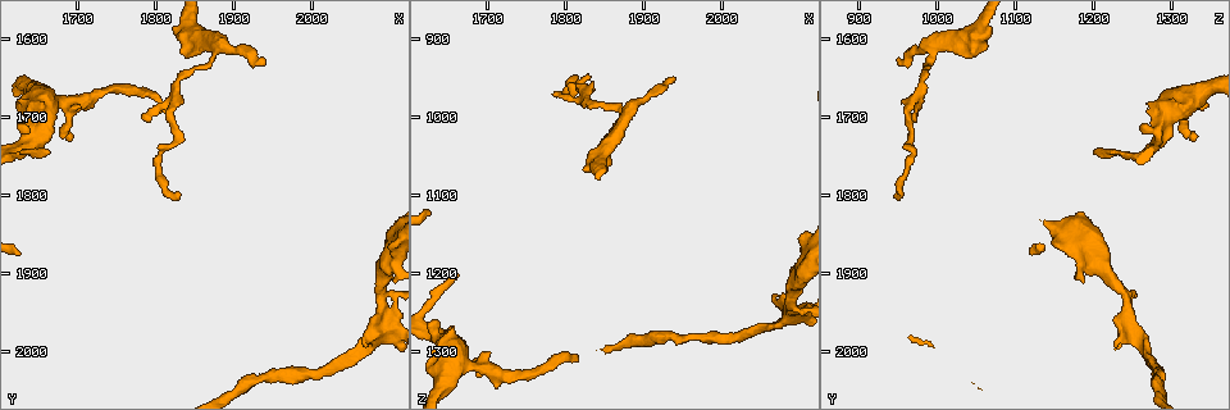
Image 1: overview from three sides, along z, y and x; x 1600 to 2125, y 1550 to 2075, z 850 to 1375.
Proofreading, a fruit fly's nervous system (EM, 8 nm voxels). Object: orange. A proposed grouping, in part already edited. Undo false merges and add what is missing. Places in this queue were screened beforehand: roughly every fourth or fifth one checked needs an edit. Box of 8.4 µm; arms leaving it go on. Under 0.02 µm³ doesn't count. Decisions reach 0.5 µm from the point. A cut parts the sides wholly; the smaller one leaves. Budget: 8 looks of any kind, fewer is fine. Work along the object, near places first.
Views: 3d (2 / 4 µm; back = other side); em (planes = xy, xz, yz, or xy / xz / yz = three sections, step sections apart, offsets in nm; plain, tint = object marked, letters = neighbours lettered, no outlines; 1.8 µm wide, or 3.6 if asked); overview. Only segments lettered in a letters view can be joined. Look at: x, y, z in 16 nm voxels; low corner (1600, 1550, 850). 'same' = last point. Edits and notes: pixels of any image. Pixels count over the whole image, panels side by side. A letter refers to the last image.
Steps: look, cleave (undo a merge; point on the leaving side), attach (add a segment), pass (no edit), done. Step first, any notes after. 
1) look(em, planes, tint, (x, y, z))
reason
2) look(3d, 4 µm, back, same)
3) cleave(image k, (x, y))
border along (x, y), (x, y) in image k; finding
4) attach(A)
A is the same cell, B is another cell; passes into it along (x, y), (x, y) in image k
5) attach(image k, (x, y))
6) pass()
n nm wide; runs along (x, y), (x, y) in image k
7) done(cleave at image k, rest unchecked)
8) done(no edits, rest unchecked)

look(em, planes, letters, (2090, 1955, 1245))
calibre changes

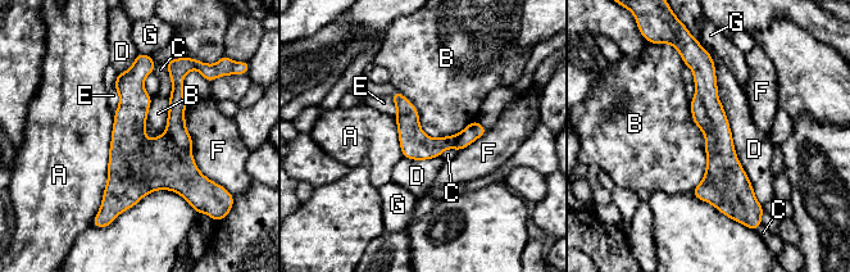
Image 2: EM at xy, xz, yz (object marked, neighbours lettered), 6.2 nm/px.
pass()
A, B, C, D, E, F and G are other cells; one cell here

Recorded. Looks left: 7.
look(em, xz, step 16, letters, (1835, 1725, 970))
sharp bend

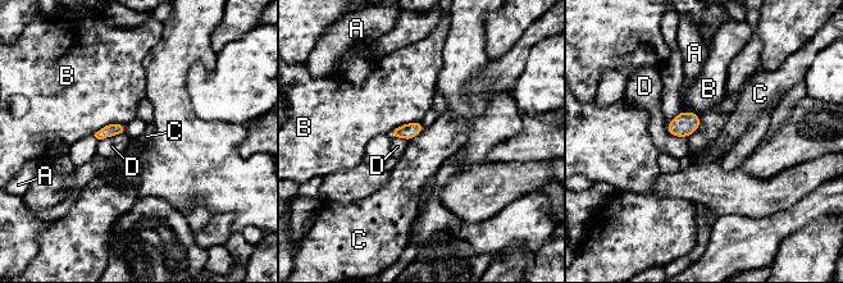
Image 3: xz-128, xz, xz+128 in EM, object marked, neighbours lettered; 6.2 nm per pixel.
pass()
B touches over 220 nm; A, B, C and D are other cells; border along (424, 127), (409, 141) in image 3; all the same cell

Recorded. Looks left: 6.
look(3d, 4 µm, (1940, 1630, 950))
tapers out

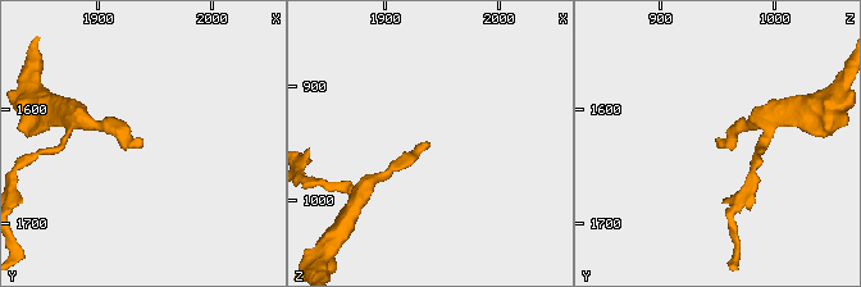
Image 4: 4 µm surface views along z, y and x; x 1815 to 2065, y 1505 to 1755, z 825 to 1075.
look(em, yz, step 8, tint, (1940, 1628, 950))

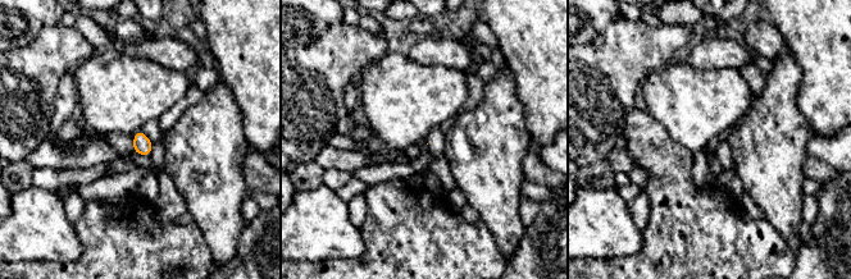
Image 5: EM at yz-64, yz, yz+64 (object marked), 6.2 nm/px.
look(em, planes, letters, same)

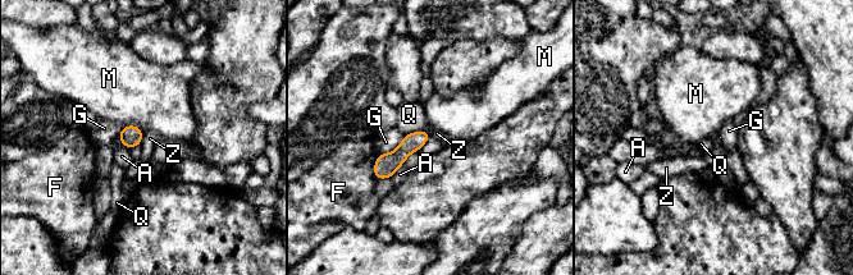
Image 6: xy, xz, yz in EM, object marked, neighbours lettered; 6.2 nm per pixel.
pass()
A, F, G, M, Q and Z are other cells; no lettered segment goes on from it

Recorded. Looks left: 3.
done(no edits, rest unchecked)

